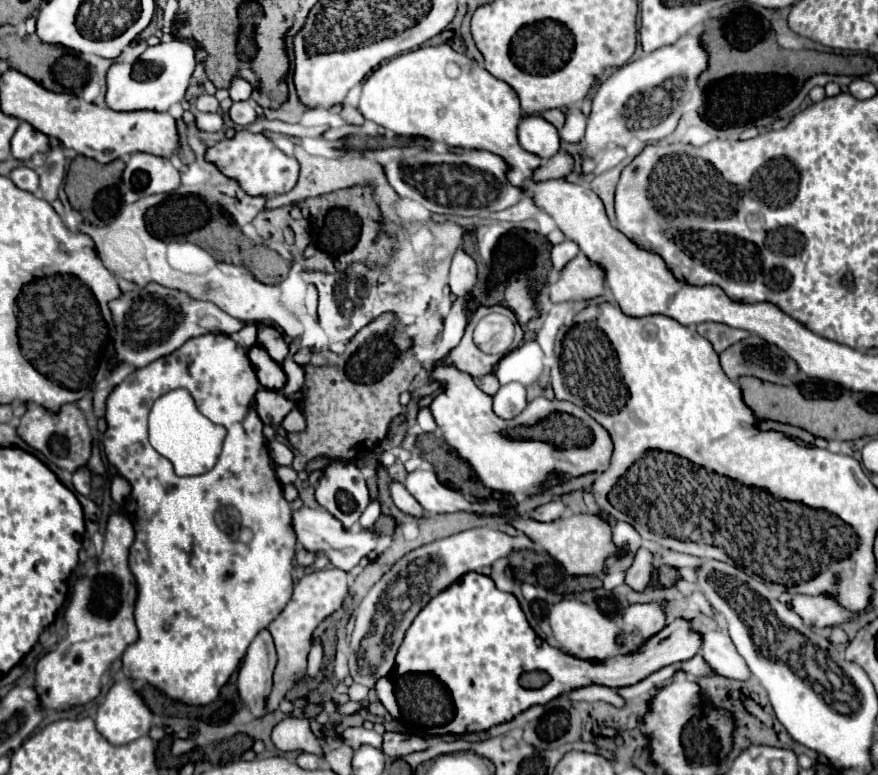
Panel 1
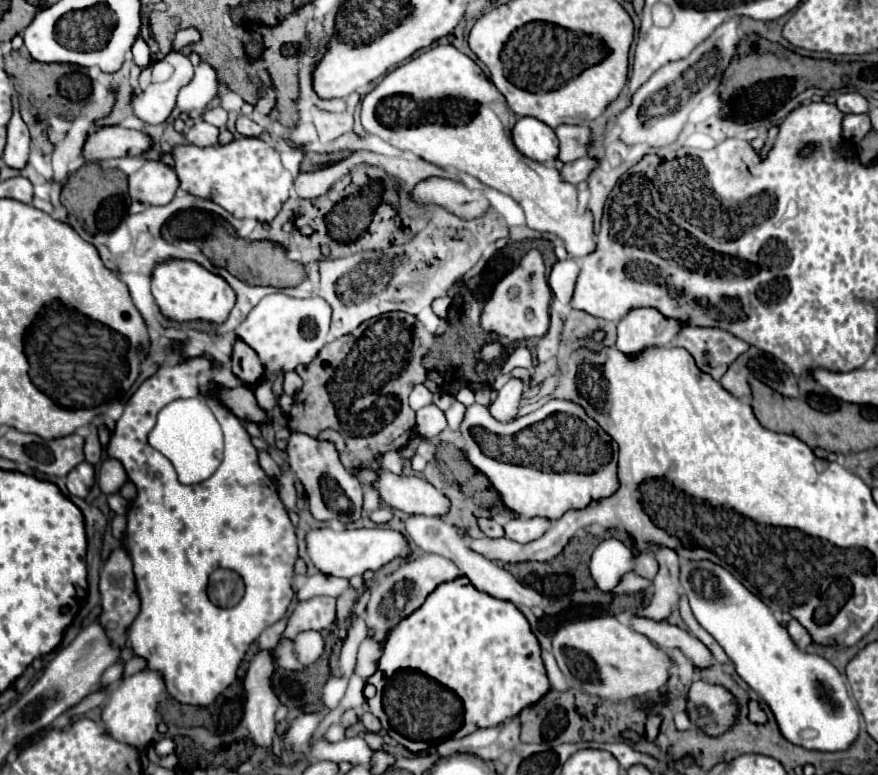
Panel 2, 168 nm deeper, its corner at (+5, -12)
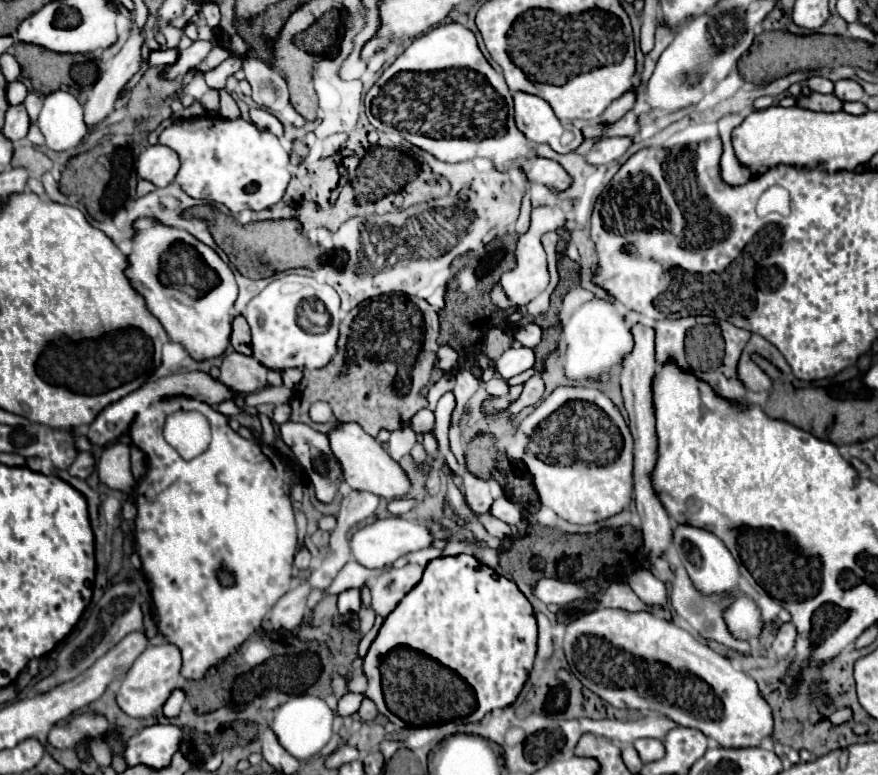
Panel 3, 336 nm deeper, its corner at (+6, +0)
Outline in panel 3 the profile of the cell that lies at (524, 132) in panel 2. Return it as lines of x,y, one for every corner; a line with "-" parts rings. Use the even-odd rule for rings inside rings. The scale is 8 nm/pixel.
516,92
514,94
514,118
518,130
536,144
550,144
552,150
564,154
578,148
582,134
578,126
564,128
554,116
550,104
538,96
-
572,132
572,140
564,142
564,134

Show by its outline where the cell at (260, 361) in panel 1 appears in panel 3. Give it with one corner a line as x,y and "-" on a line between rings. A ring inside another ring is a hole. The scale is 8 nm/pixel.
236,316
236,318
234,318
230,344
232,344
232,348
234,348
236,352
240,352
240,354
246,354
246,356
252,354
252,350
250,350
250,328
248,328
246,318
242,318
242,316

